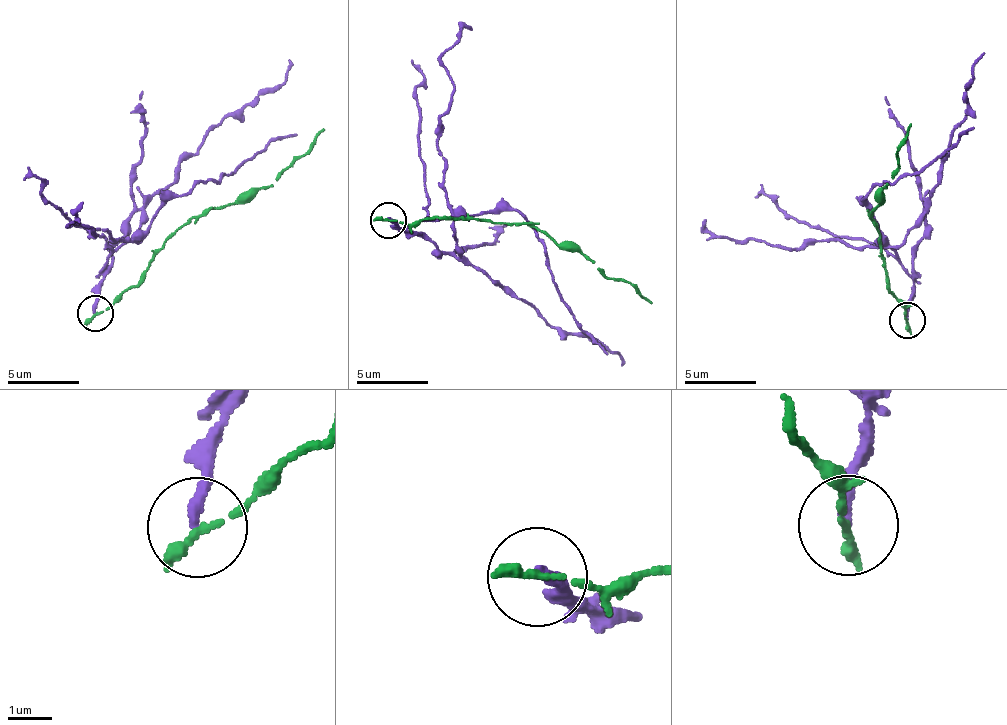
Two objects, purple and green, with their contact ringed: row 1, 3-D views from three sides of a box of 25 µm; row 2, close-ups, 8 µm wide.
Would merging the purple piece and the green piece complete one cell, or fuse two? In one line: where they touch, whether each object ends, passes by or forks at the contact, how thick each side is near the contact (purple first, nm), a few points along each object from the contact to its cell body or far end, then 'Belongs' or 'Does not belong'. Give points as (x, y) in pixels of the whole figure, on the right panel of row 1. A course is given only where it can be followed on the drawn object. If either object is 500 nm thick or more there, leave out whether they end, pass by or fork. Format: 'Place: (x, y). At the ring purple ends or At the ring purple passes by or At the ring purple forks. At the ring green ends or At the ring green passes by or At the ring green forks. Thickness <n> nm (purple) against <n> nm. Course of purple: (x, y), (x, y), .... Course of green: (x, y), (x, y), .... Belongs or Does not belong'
Place: (907, 320). At the ring purple ends. At the ring green ends. Thickness 260 nm (purple) against 240 nm. Course of purple: (907, 321), (912, 251), (926, 225), (922, 214), (940, 183), (939, 165), (958, 127), (985, 52). Course of green: (907, 321), (889, 290), (869, 218), (898, 167), (895, 156), (912, 122). Does not belong

